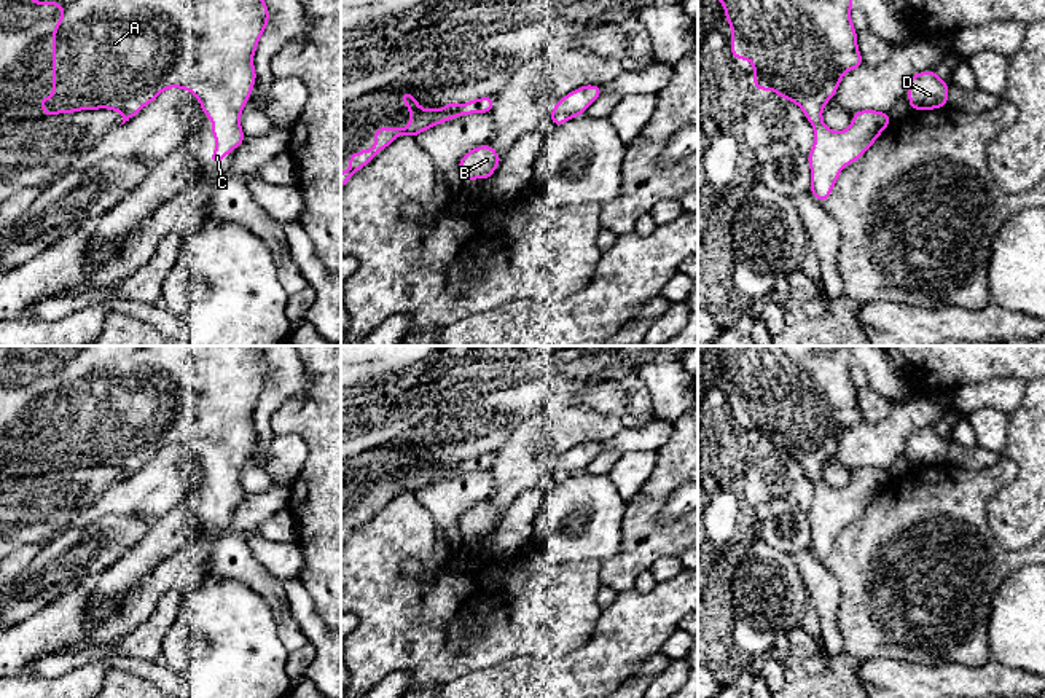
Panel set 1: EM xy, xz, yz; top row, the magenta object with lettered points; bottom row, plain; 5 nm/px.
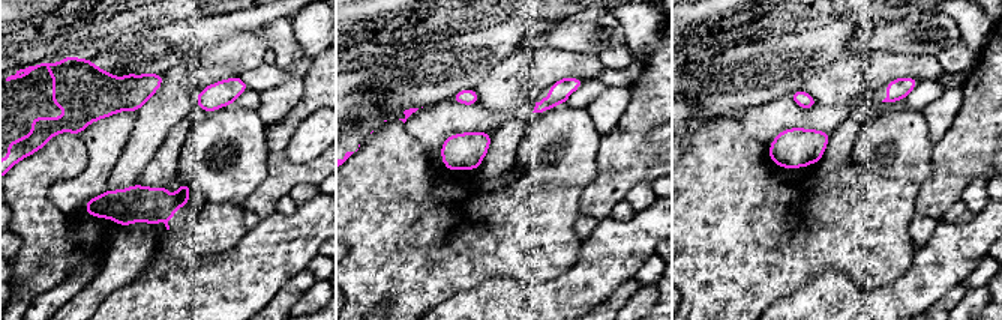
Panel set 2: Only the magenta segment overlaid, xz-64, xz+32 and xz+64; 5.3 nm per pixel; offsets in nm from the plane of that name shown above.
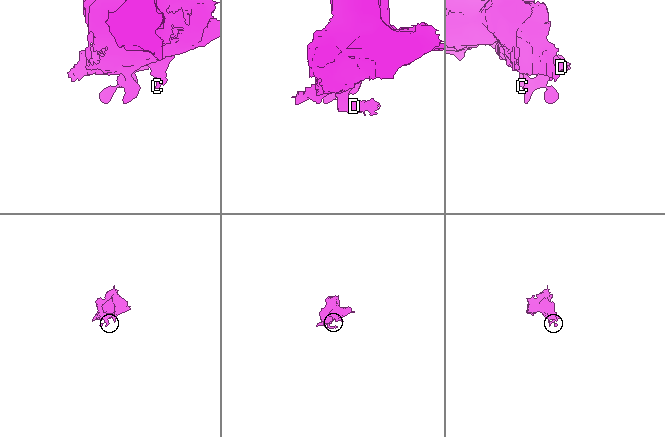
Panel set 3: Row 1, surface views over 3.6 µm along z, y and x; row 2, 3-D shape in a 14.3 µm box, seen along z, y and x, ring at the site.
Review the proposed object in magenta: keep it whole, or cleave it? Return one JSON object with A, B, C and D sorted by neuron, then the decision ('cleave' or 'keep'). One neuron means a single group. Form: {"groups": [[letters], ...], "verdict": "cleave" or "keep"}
{"groups": [["A", "B", "C", "D"]], "verdict": "keep"}

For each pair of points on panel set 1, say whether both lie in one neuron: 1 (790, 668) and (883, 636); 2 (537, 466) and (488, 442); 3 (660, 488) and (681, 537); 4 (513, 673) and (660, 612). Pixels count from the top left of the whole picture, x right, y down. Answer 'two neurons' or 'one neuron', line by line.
1: two neurons
2: two neurons
3: one neuron
4: one neuron

